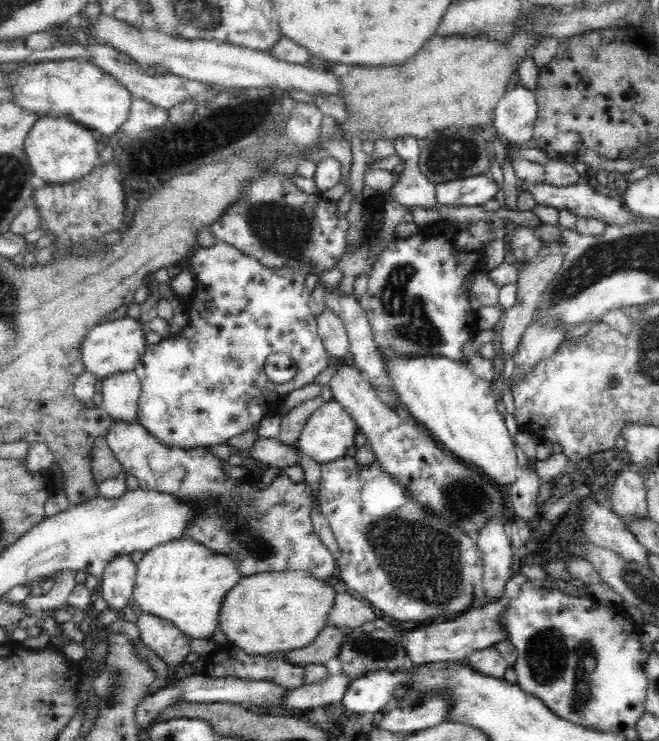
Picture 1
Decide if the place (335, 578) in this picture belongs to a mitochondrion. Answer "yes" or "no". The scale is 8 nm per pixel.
no

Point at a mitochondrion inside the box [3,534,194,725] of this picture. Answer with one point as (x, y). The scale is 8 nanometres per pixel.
(117, 682)

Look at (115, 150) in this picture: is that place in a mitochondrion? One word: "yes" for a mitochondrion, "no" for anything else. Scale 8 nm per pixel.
no

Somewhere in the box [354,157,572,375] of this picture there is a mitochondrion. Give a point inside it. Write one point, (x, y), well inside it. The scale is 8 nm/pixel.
(412, 314)

